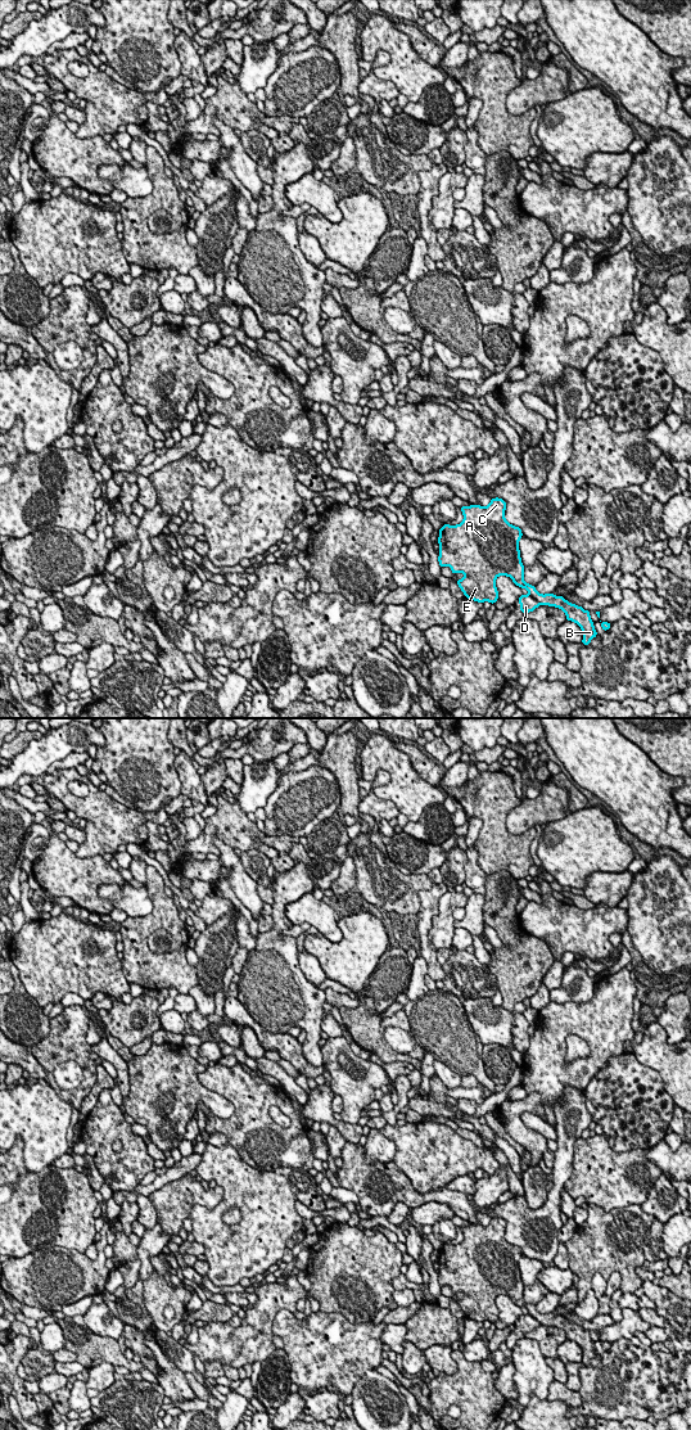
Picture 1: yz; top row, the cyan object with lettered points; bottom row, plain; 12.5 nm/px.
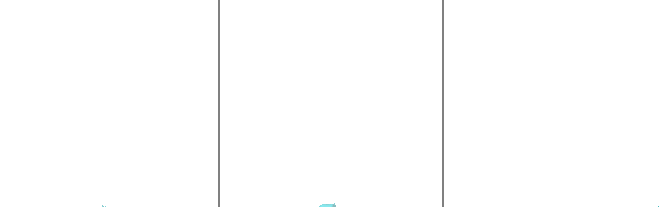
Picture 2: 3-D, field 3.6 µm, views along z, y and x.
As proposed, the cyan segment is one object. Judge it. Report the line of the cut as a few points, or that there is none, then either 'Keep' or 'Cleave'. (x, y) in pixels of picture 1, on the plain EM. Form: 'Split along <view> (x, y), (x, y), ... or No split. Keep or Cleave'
Split along yz (529, 1313), (541, 1322). Cleave

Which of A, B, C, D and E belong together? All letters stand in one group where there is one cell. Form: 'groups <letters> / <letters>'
groups A B C E / D

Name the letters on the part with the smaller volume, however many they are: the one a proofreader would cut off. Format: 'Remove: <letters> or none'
Remove: D

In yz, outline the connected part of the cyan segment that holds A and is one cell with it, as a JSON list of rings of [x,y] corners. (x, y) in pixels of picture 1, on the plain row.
[[[492,1218],[489,1224],[483,1227],[480,1224],[470,1224],[460,1227],[464,1233],[464,1240],[457,1245],[443,1244],[439,1249],[439,1286],[448,1285],[453,1294],[462,1291],[464,1298],[457,1299],[457,1304],[464,1312],[465,1317],[484,1322],[494,1323],[498,1318],[496,1307],[496,1298],[498,1295],[507,1295],[512,1302],[527,1308],[528,1313],[542,1325],[556,1326],[565,1331],[566,1339],[575,1341],[583,1352],[583,1364],[590,1364],[590,1361],[597,1355],[590,1330],[583,1326],[570,1323],[563,1316],[554,1313],[538,1313],[536,1305],[524,1302],[524,1285],[520,1277],[519,1259],[523,1257],[521,1249],[510,1244],[505,1239],[506,1222],[502,1218]]]

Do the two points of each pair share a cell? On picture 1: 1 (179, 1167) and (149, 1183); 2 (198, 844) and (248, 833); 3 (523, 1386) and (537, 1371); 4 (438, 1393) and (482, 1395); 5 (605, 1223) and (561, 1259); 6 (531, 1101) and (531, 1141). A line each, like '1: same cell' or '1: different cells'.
1: same cell
2: same cell
3: same cell
4: same cell
5: different cells
6: same cell

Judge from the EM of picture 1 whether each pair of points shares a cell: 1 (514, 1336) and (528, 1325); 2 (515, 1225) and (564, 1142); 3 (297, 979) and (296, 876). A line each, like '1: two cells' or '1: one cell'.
1: one cell
2: one cell
3: one cell

